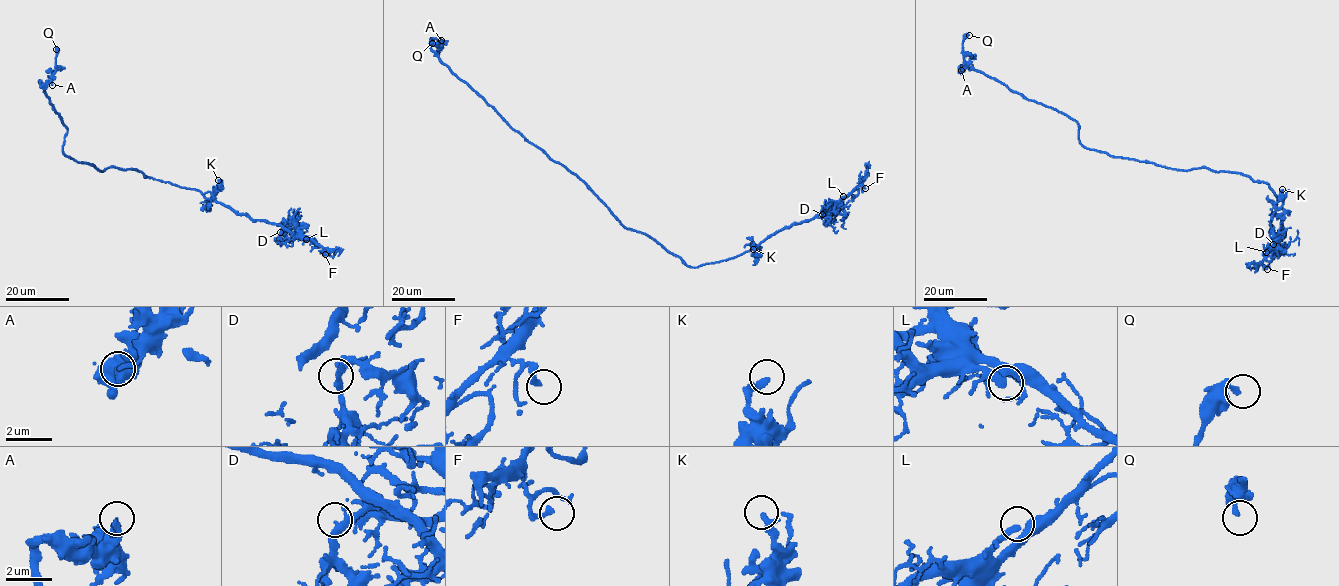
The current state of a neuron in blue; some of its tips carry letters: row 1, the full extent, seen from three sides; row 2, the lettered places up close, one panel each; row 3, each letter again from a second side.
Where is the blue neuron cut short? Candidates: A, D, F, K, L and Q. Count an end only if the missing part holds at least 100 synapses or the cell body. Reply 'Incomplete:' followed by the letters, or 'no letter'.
Incomplete: L

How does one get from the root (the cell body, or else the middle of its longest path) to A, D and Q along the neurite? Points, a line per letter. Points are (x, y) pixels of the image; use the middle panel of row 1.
A: (617, 218), (578, 177), (524, 139), (484, 98), (440, 61), (430, 43), (440, 44), (441, 40)
D: (617, 218), (626, 228), (647, 234), (688, 266), (696, 267), (734, 258), (835, 204), (834, 212), (822, 214)
Q: (617, 218), (578, 177), (524, 139), (440, 61), (430, 43), (439, 44), (438, 39), (431, 38), (432, 43)

